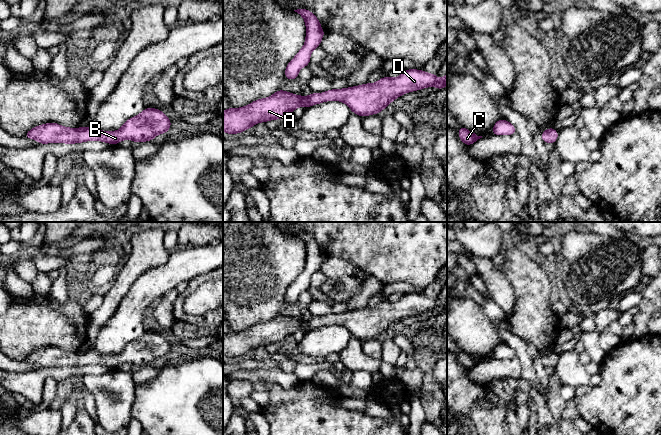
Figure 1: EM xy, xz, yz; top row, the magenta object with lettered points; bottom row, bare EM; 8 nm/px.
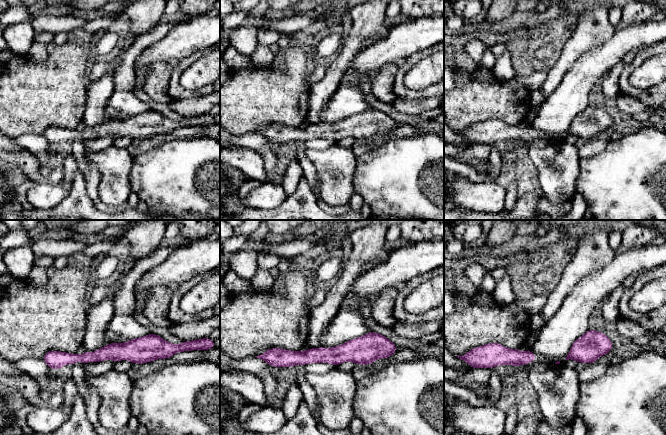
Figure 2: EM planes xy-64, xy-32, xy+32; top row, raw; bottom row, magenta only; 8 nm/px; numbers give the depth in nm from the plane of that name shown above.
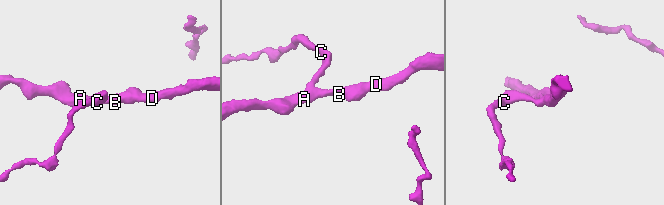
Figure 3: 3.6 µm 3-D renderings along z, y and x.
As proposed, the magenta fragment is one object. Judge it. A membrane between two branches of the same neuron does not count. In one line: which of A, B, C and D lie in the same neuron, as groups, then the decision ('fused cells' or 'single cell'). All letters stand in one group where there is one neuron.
A B C D; single cell

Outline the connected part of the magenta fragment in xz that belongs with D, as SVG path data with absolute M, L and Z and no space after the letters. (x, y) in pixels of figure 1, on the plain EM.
M410 293L397 302L386 300L373 308L331 313L320 318L311 317L308 321L279 314L270 321L258 323L242 332L223 335L223 355L228 358L241 357L258 346L286 342L300 330L308 332L324 325L342 325L352 336L364 341L379 337L402 318L429 310L436 310L440 314L446 309L447 298L438 304L437 298Z

